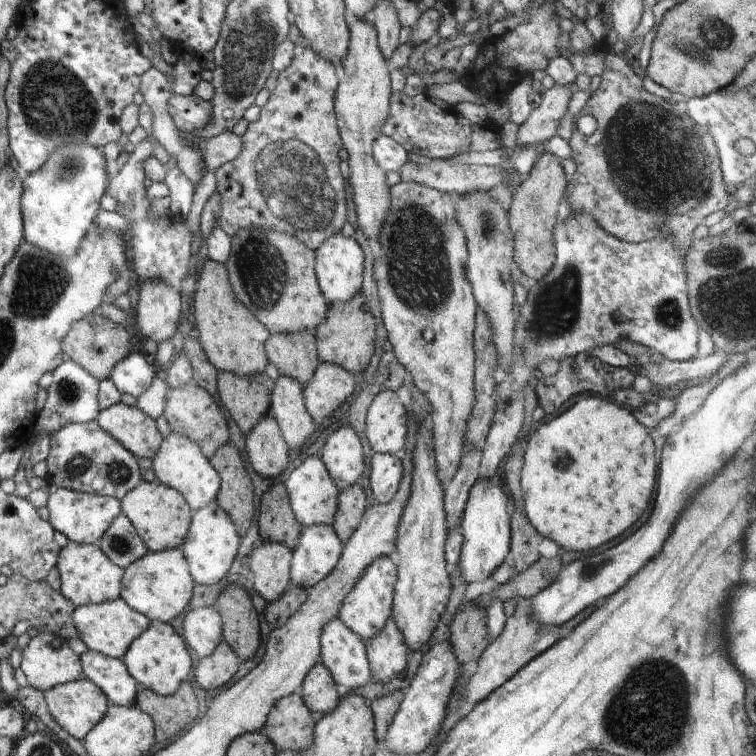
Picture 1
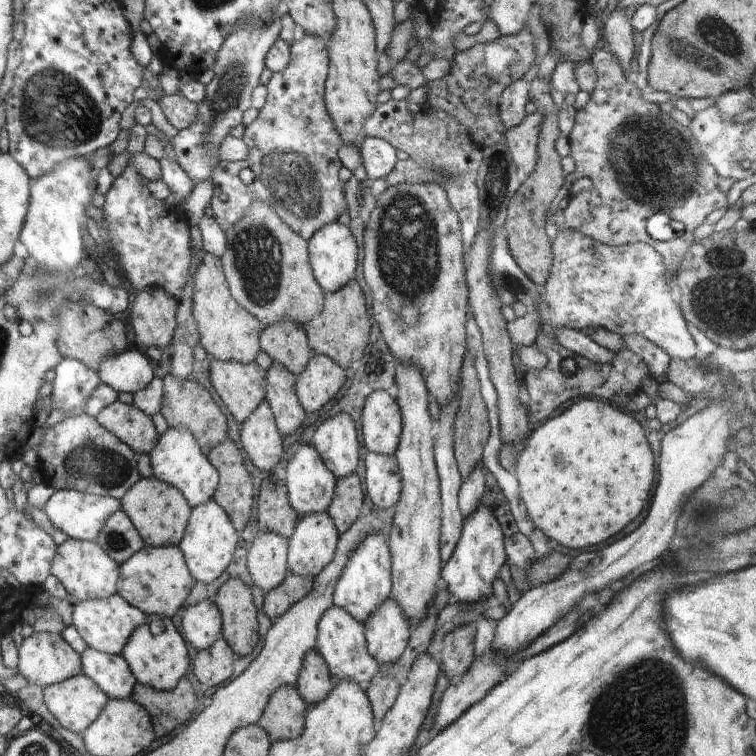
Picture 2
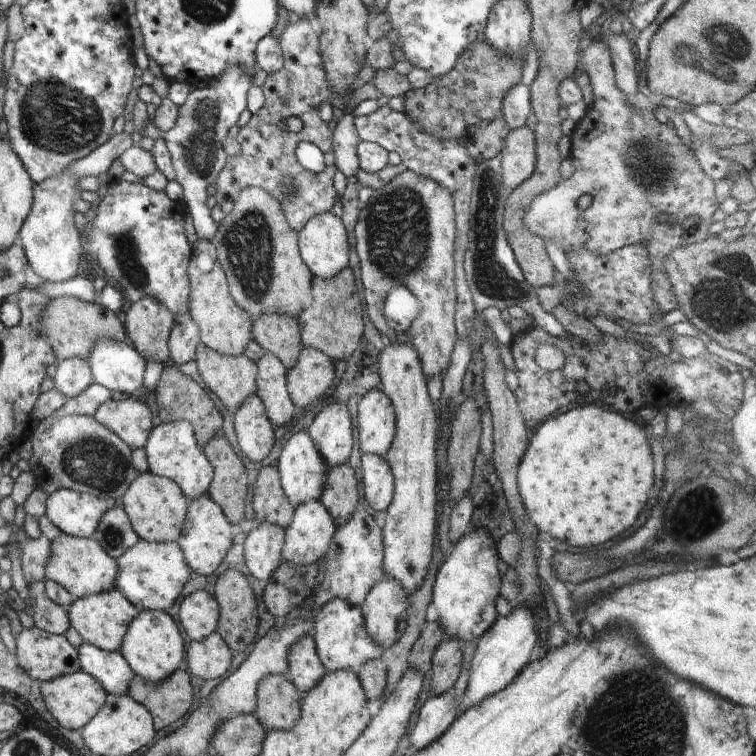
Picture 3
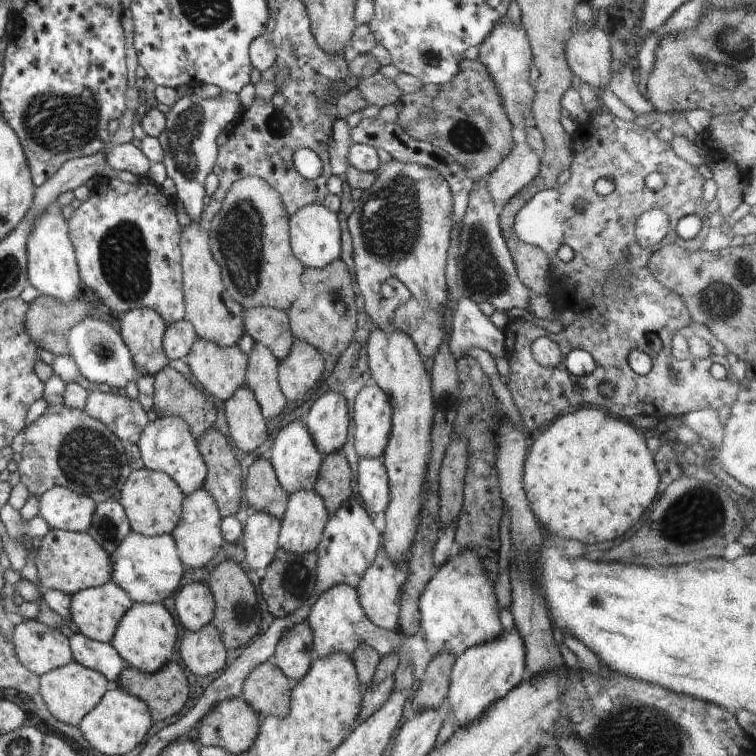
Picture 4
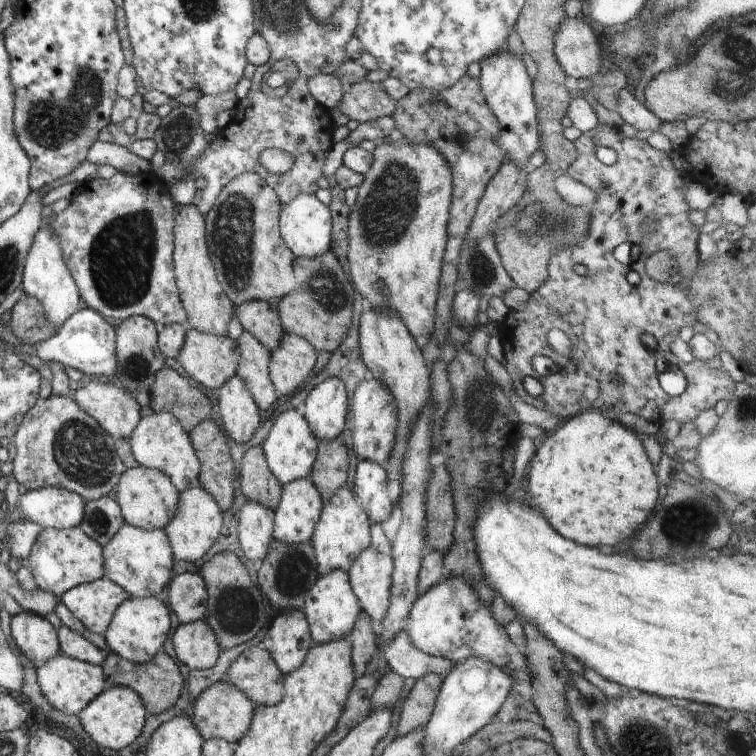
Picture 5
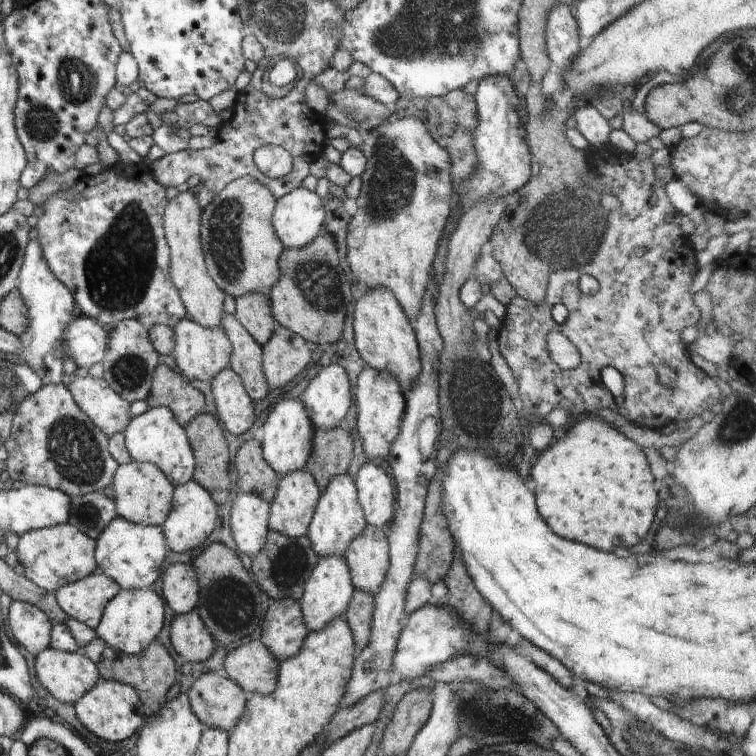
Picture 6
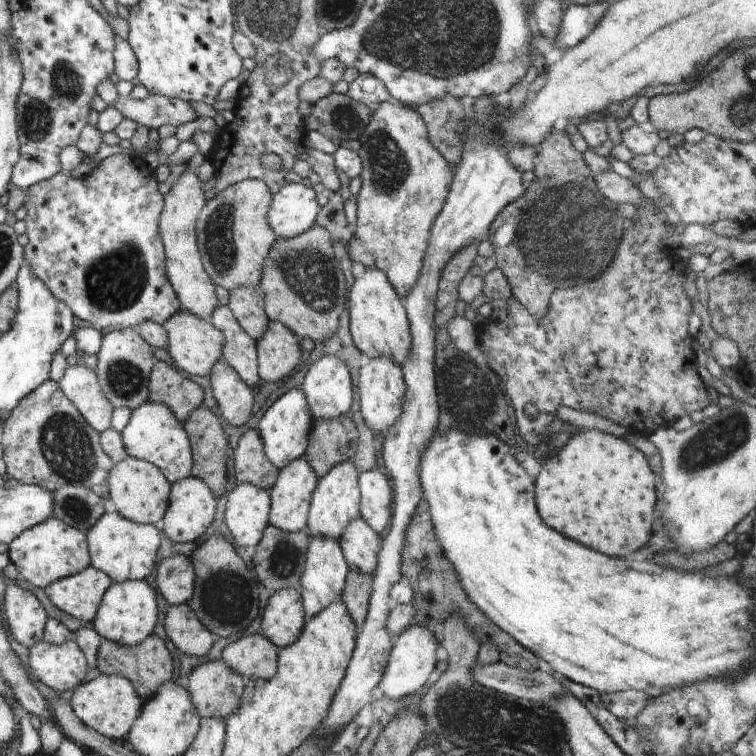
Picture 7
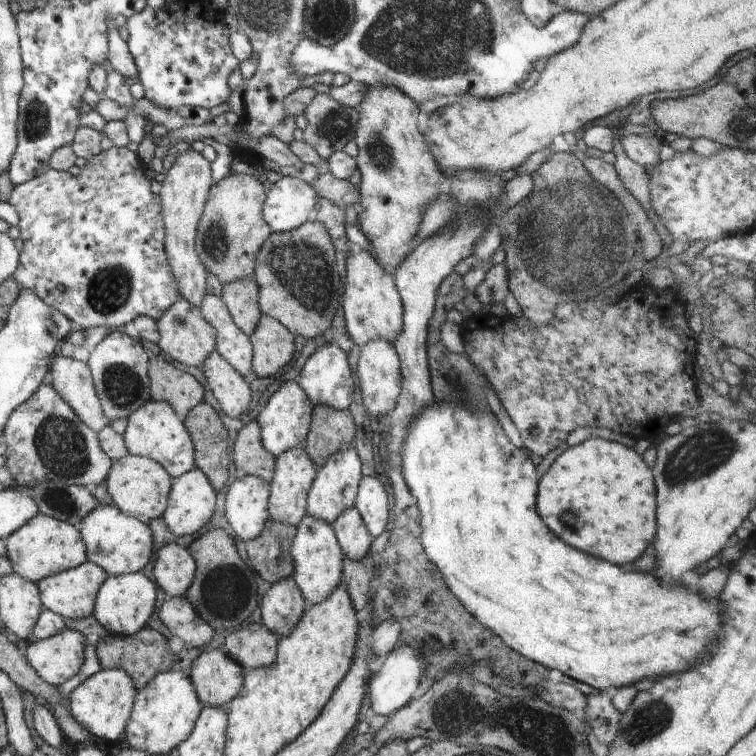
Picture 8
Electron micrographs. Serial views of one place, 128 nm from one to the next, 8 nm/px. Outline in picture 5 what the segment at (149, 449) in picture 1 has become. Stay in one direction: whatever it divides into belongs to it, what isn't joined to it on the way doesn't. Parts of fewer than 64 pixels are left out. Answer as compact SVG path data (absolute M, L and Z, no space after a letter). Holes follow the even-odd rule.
M86 379L81 388L74 392L72 399L114 440L129 439L130 434L141 420L141 407L136 398L103 379Z

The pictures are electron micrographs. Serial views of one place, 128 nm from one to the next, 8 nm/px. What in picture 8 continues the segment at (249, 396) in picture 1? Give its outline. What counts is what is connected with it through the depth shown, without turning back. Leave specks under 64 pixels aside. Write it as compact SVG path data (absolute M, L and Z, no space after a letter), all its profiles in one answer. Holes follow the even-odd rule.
M181 298L156 320L160 339L158 346L172 360L186 366L202 367L208 354L215 350L216 330L200 315L198 307Z

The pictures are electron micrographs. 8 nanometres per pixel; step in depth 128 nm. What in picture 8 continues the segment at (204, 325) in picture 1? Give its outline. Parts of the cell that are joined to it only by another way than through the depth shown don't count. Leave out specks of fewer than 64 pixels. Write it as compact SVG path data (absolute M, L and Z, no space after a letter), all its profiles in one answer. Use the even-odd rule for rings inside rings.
M182 148L170 170L165 171L166 178L160 188L162 217L165 225L165 254L168 258L179 294L193 306L200 307L206 296L207 270L198 259L195 239L197 227L212 187L211 162L192 148Z

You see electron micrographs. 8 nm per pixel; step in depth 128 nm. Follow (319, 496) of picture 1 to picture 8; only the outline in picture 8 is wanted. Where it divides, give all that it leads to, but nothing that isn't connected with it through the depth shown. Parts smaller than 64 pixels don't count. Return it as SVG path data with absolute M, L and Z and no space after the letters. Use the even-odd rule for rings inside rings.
M285 381L272 397L262 412L258 414L257 422L261 429L263 446L275 458L280 454L297 447L304 447L309 432L313 405L296 381Z

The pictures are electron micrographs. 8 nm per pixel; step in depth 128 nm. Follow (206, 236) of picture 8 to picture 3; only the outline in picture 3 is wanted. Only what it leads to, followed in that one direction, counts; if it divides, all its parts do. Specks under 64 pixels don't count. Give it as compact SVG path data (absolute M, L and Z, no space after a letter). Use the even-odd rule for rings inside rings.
M248 186L240 191L230 214L218 223L214 243L217 262L226 274L230 294L253 321L262 314L297 318L312 306L314 276L300 256L298 234L286 222L280 204L262 187Z

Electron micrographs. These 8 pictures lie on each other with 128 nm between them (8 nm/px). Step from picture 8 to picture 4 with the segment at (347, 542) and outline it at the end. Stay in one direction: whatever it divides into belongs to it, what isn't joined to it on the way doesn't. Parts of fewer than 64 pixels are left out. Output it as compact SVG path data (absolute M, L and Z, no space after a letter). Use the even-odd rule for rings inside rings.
M381 536L381 546L378 548L376 557L372 562L372 565L365 571L365 574L362 576L362 579L358 582L358 585L355 587L360 607L364 610L366 617L370 622L372 622L375 626L378 626L382 629L387 630L397 630L399 623L399 611L400 602L398 602L401 598L401 582L400 582L400 574L398 571L398 566L396 566L395 562L389 558L389 555L386 553L385 547L382 545L382 536Z

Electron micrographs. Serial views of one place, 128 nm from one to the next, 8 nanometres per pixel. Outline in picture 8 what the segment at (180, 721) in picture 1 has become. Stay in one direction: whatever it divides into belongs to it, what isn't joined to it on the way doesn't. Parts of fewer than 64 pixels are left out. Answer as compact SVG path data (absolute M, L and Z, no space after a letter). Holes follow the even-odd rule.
M143 627L133 636L114 635L109 633L101 640L95 639L95 654L103 669L120 668L130 676L134 689L140 691L159 673L166 673L173 669L176 655L169 648L167 639L150 627Z

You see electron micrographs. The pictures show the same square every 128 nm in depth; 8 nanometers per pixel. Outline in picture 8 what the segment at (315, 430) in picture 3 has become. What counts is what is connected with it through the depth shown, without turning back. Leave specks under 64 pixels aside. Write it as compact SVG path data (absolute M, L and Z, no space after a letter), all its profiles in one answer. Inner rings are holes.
M333 343L314 350L301 369L297 384L304 390L311 404L327 405L332 409L344 411L354 402L356 378L351 370L346 354Z

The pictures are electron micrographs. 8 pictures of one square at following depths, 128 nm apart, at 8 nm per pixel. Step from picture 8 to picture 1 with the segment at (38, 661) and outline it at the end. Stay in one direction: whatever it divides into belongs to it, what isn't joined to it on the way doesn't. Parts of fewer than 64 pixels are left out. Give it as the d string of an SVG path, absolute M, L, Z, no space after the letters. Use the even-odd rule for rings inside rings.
M83 677L72 682L57 684L54 688L45 690L43 695L56 724L78 740L83 740L86 734L106 716L110 703L99 686Z

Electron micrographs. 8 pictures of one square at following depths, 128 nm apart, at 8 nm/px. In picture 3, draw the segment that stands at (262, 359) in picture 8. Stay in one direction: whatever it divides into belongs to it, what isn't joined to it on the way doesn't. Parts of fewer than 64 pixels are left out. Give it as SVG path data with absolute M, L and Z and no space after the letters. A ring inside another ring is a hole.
M312 347L302 348L294 368L287 369L288 394L298 411L304 412L328 393L334 382L333 361Z

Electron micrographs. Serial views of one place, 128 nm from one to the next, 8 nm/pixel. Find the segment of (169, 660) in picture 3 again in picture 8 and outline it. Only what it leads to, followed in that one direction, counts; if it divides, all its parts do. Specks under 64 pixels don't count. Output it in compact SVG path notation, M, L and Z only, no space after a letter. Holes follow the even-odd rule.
M142 571L108 575L98 590L93 616L112 634L133 636L145 626L155 610L156 588L156 584L146 578Z

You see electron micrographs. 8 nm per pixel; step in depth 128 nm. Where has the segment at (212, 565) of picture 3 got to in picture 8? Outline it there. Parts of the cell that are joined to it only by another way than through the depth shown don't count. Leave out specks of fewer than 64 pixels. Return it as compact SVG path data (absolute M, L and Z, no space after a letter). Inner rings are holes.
M195 467L173 480L162 517L172 533L194 535L214 515L216 500L216 490Z

